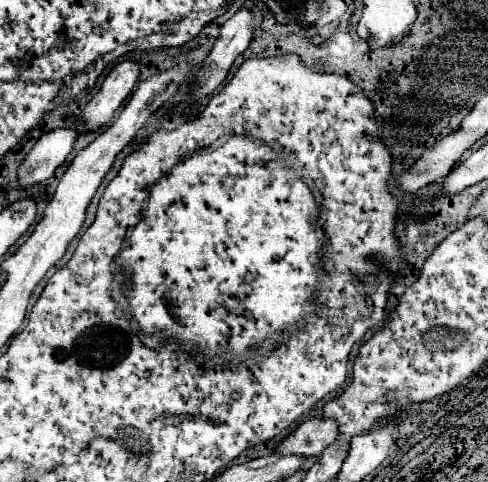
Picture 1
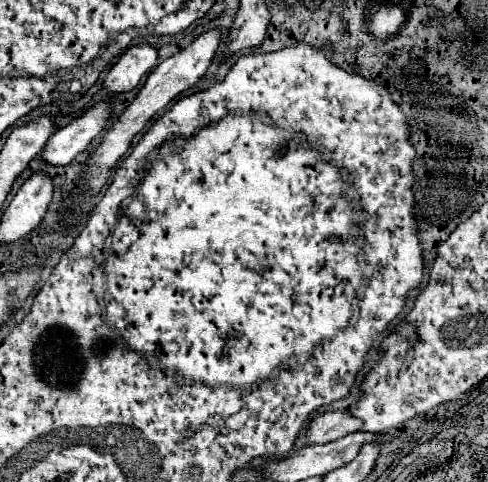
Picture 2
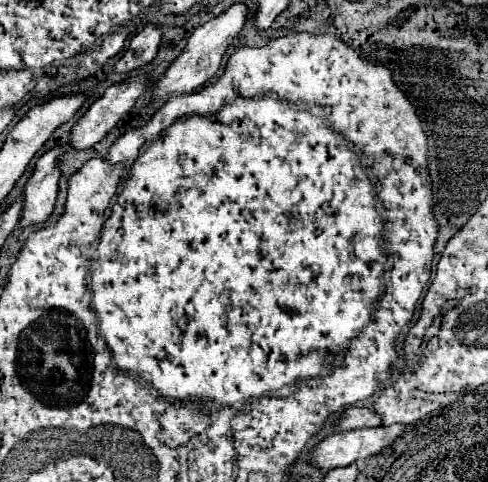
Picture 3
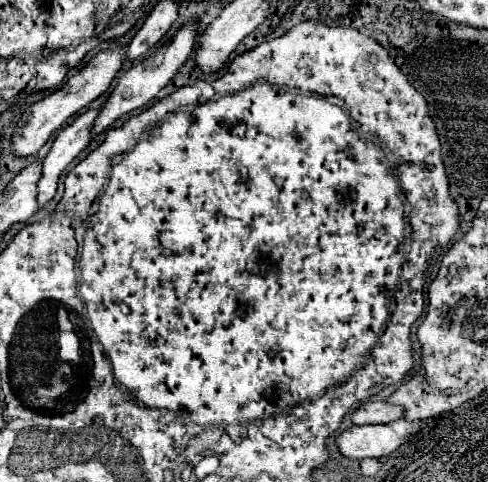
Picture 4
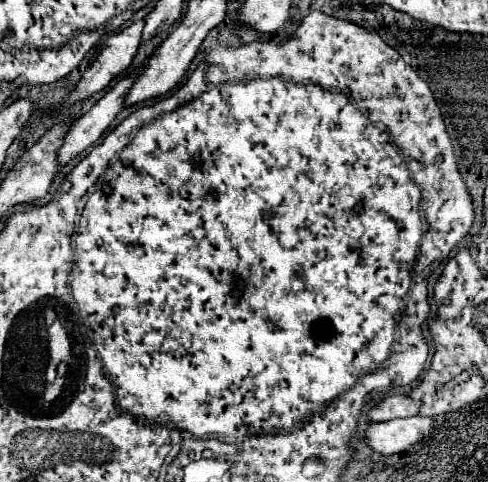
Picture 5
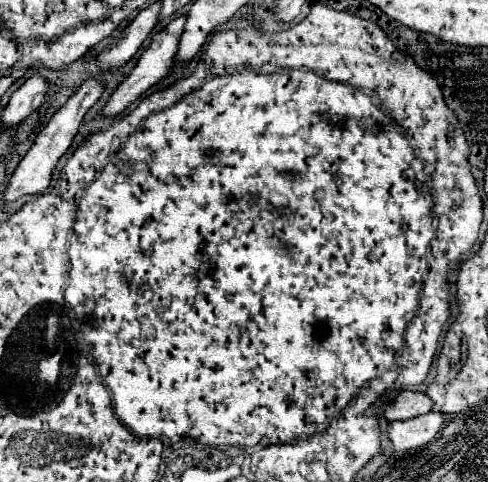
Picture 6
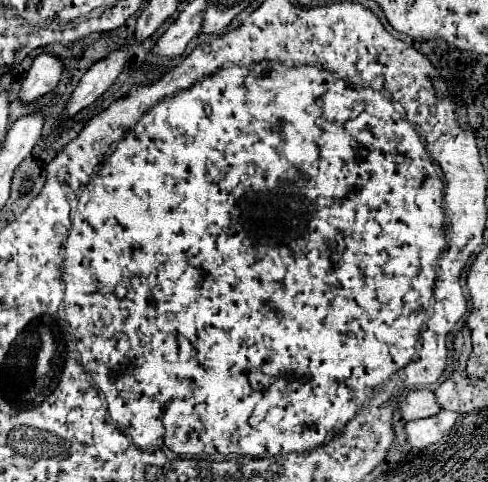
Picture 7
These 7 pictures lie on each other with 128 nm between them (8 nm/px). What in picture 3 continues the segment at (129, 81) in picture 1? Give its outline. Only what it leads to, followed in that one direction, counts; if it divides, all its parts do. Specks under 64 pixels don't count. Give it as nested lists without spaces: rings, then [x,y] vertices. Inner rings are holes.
[[[156,24],[144,26],[144,30],[138,32],[130,40],[130,46],[126,48],[124,56],[116,62],[114,70],[118,74],[126,74],[126,72],[130,72],[134,68],[140,68],[140,66],[148,64],[158,52],[160,38],[162,38],[162,28],[160,26],[156,26]]]

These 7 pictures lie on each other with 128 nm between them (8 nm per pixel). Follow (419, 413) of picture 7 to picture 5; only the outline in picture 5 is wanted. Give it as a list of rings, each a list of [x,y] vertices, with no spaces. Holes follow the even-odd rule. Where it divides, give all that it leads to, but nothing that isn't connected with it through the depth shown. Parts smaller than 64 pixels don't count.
[[[394,394],[394,396],[386,398],[384,402],[380,402],[378,406],[374,406],[368,416],[372,422],[388,422],[394,418],[416,416],[418,410],[420,410],[418,400],[412,400],[410,396],[404,396],[404,394]]]

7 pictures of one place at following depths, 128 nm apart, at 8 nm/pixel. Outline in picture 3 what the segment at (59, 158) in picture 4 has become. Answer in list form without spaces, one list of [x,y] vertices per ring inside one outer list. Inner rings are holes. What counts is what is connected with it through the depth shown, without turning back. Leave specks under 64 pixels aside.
[[[66,144],[54,146],[48,152],[44,152],[36,162],[34,174],[30,176],[24,188],[24,212],[20,226],[40,224],[52,214],[60,180],[58,156],[64,154],[66,148],[68,148]]]

